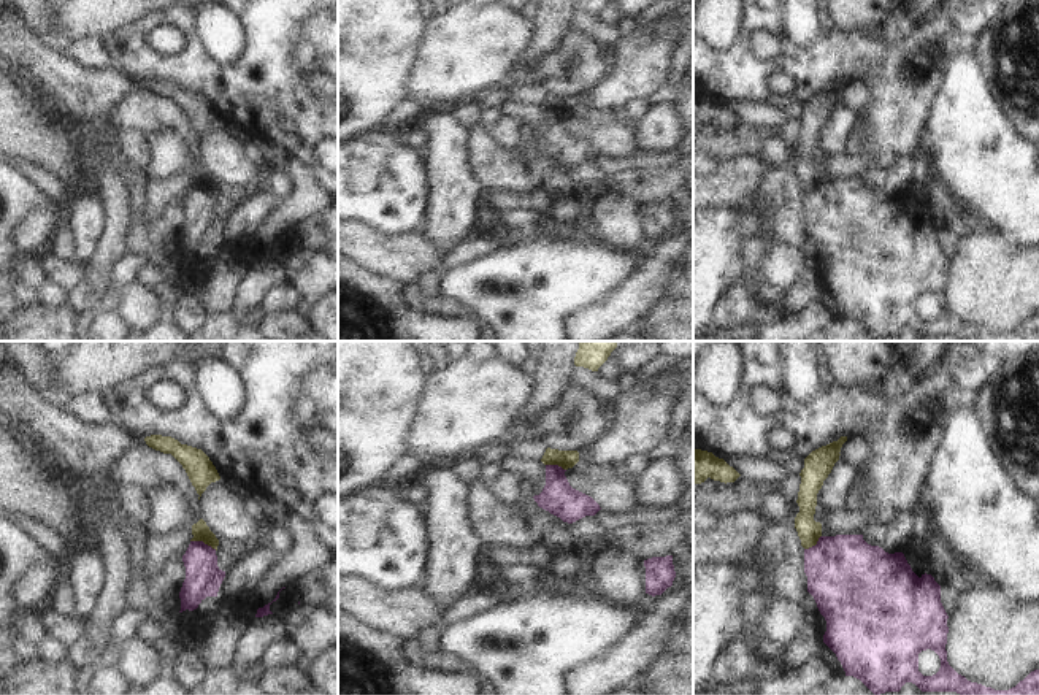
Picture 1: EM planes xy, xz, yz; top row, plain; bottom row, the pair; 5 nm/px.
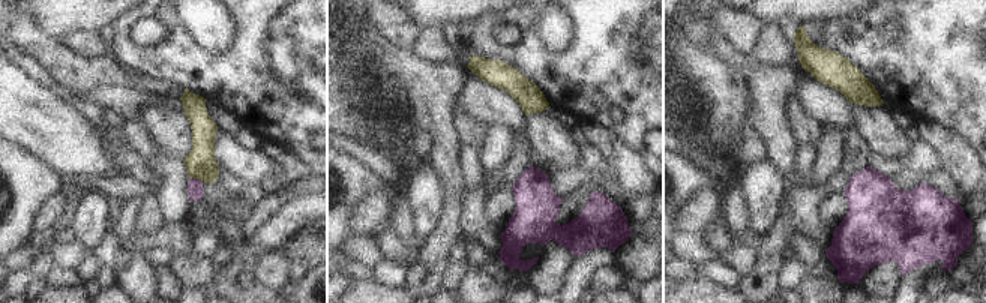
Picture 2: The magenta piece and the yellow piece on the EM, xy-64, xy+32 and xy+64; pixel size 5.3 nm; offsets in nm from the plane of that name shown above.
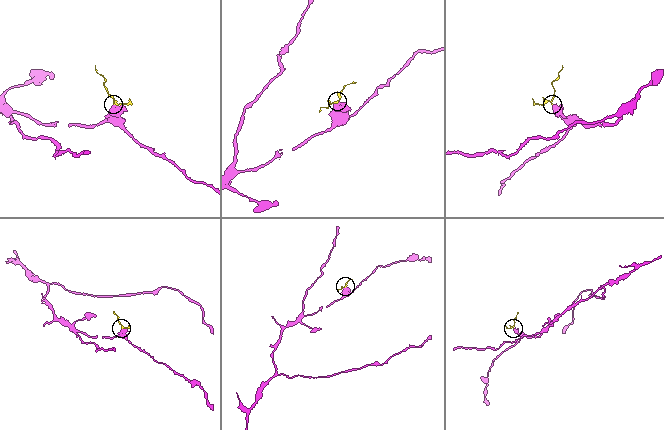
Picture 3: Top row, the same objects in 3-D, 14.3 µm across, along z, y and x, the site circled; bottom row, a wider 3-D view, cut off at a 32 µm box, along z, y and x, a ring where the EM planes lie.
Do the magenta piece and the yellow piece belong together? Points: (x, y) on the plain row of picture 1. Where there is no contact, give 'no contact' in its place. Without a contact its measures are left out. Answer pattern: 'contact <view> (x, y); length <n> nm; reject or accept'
contact xy (203, 188); length 140 nm; reject

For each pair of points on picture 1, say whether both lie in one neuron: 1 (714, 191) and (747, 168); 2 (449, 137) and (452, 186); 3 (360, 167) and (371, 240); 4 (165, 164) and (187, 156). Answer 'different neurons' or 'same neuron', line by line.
1: same neuron
2: same neuron
3: different neurons
4: same neuron

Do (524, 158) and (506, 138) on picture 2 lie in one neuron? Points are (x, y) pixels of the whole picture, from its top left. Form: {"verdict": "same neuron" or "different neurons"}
{"verdict": "different neurons"}

